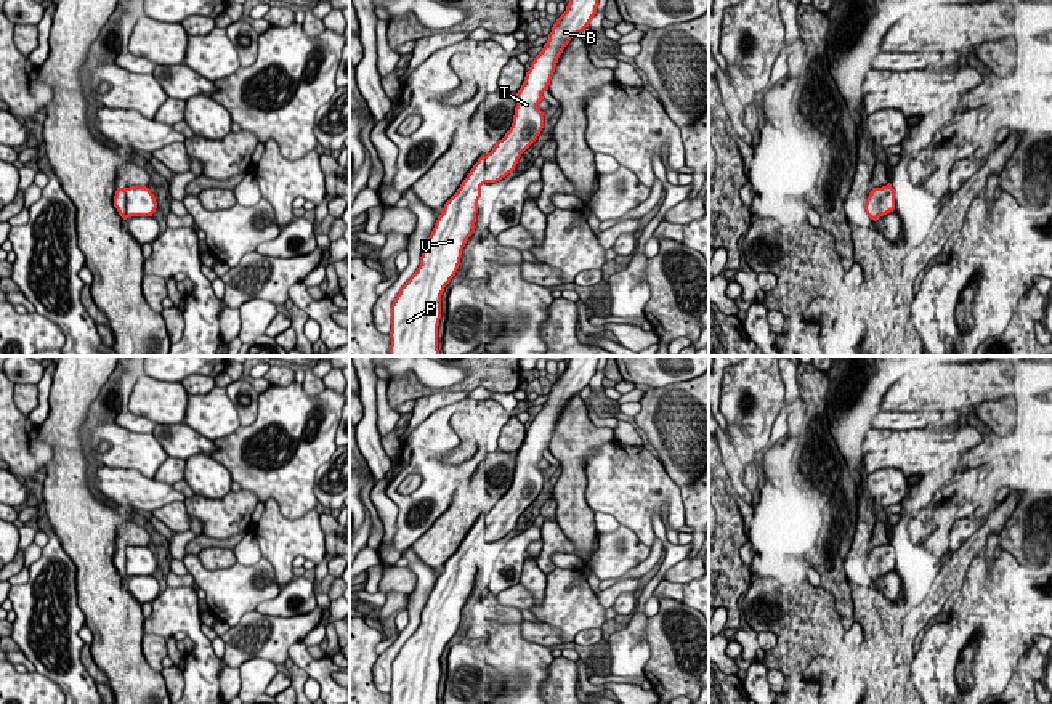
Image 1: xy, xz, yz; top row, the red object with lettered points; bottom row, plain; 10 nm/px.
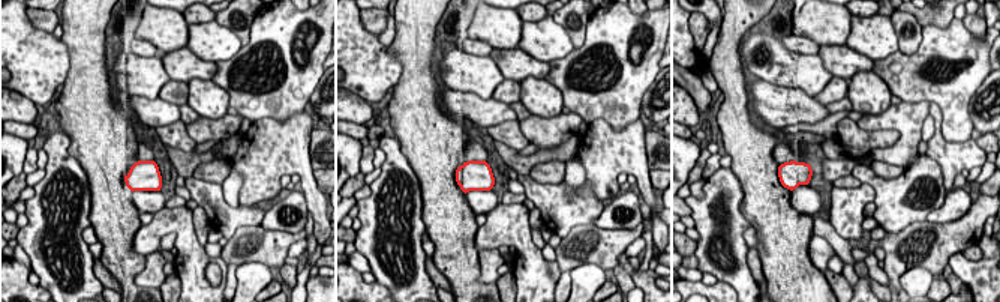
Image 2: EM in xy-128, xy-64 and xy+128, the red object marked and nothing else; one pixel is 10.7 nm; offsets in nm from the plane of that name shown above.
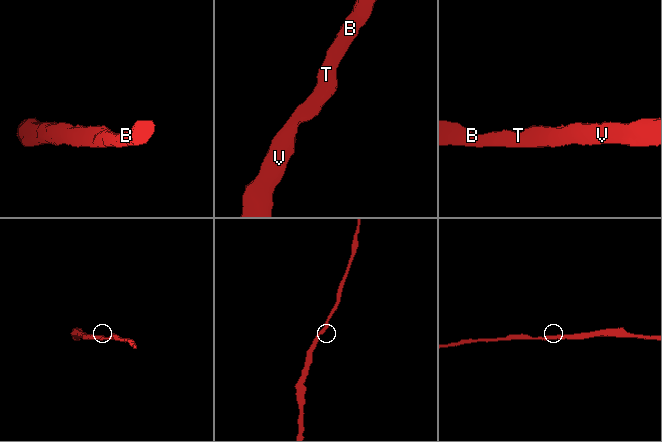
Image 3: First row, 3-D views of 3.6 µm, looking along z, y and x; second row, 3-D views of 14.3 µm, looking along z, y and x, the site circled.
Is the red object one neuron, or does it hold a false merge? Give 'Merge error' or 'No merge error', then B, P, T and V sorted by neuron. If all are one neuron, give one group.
No merge error. Groups: B P T V

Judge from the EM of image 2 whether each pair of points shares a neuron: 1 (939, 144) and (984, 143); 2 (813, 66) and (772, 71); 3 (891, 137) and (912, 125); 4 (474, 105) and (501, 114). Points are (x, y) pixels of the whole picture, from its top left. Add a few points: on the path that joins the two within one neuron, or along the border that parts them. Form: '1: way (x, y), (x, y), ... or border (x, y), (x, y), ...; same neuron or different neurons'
1: border (975, 135), (975, 141), (984, 150); different neurons
2: way (802, 69), (783, 69); same neuron
3: border (864, 129), (895, 129), (900, 137); different neurons
4: way (480, 111), (495, 113); same neuron

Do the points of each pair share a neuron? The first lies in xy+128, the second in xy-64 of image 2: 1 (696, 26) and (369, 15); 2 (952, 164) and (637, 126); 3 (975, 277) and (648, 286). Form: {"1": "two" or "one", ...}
{"1": "one", "2": "one", "3": "one"}

